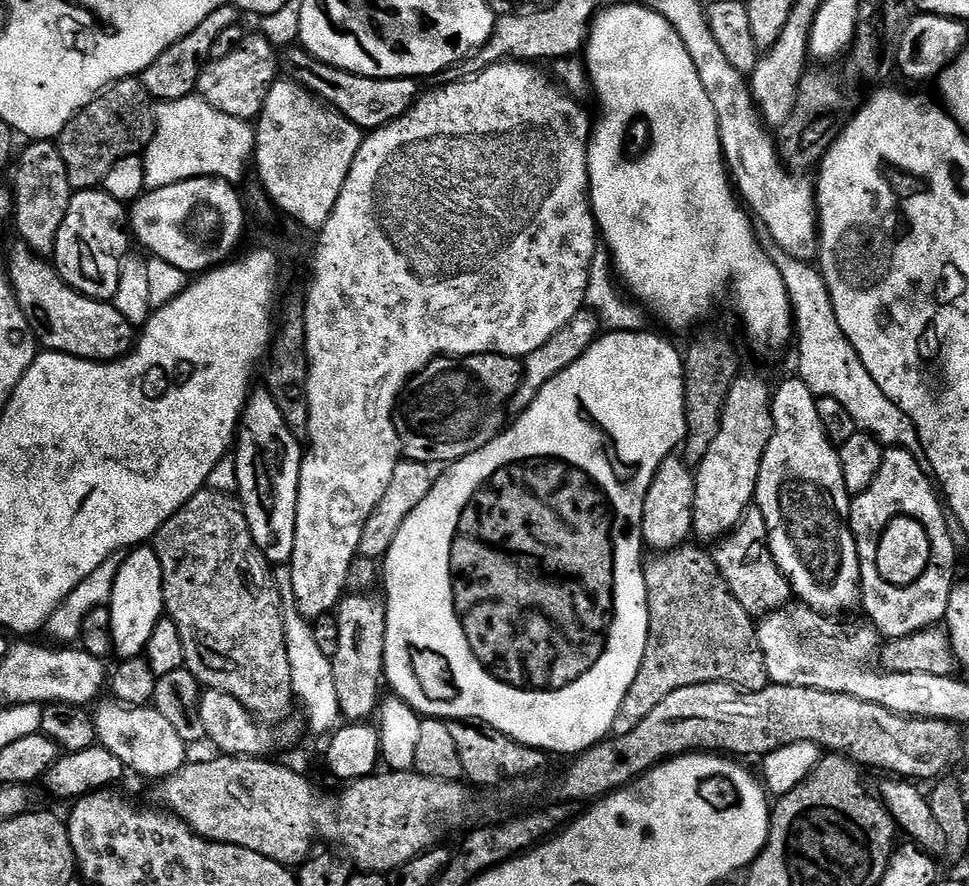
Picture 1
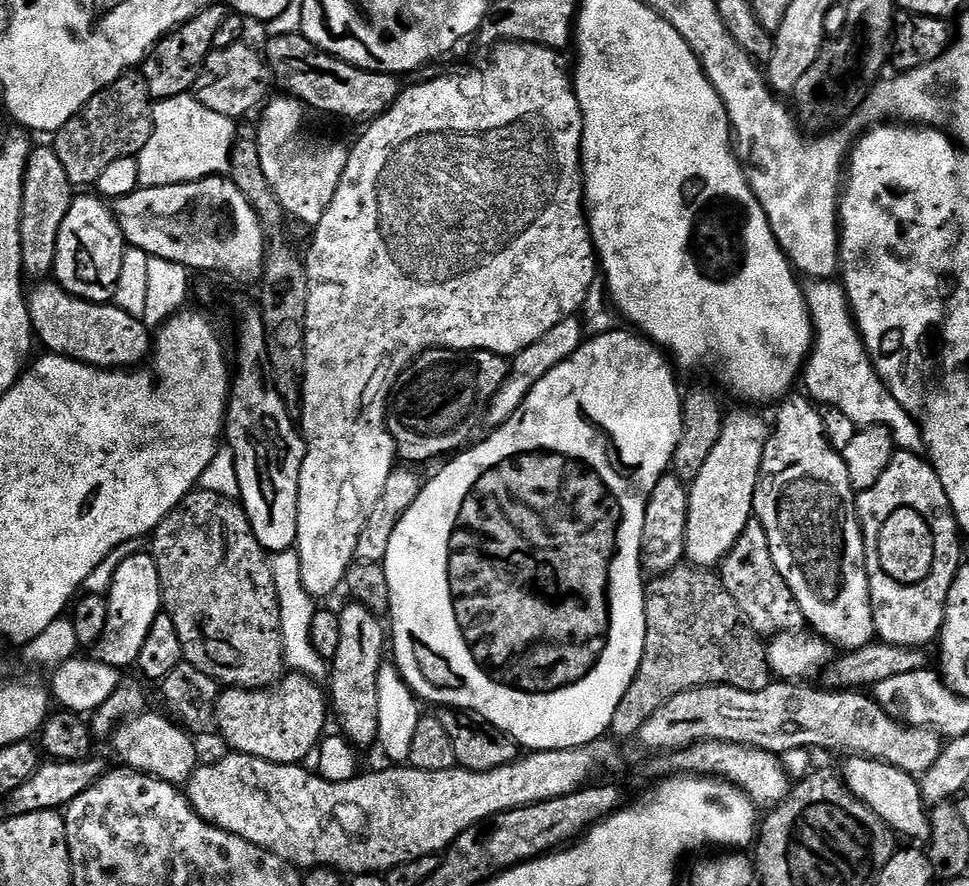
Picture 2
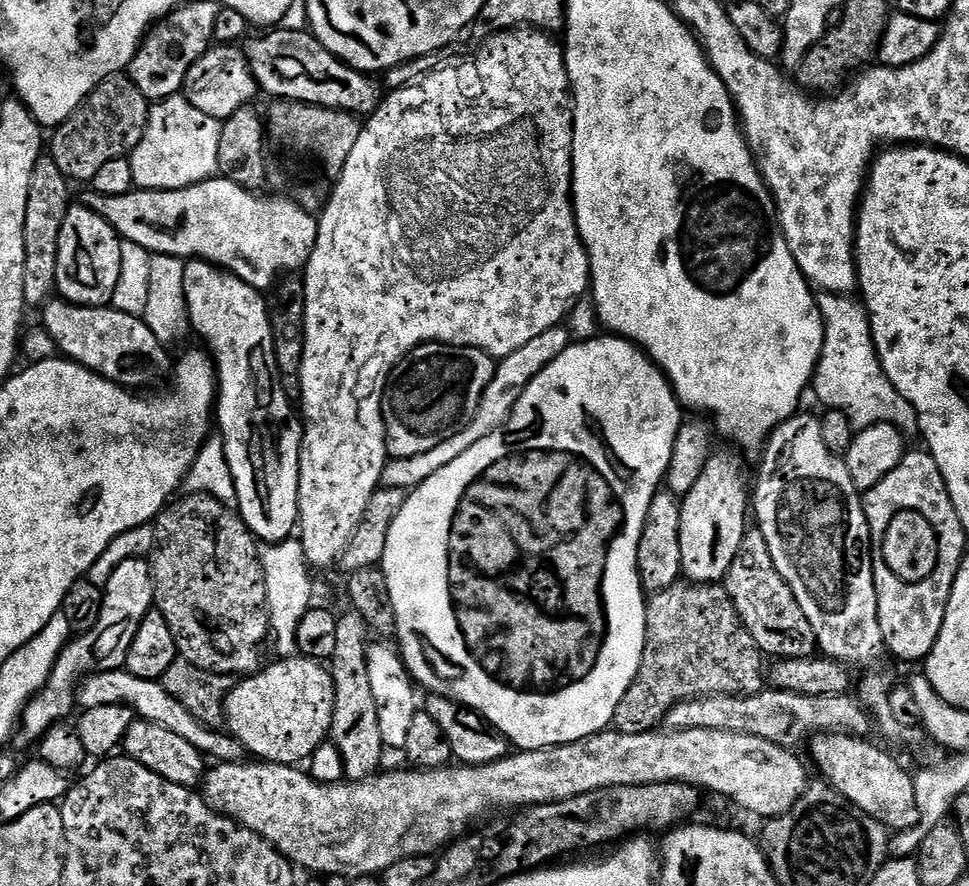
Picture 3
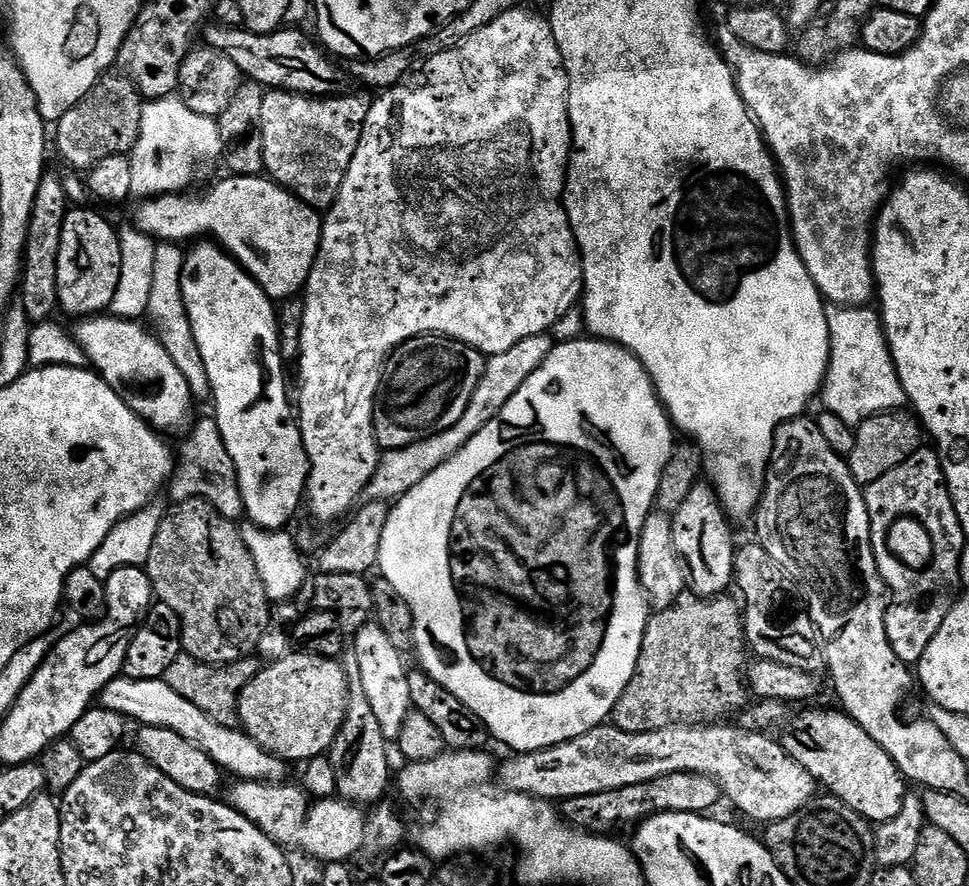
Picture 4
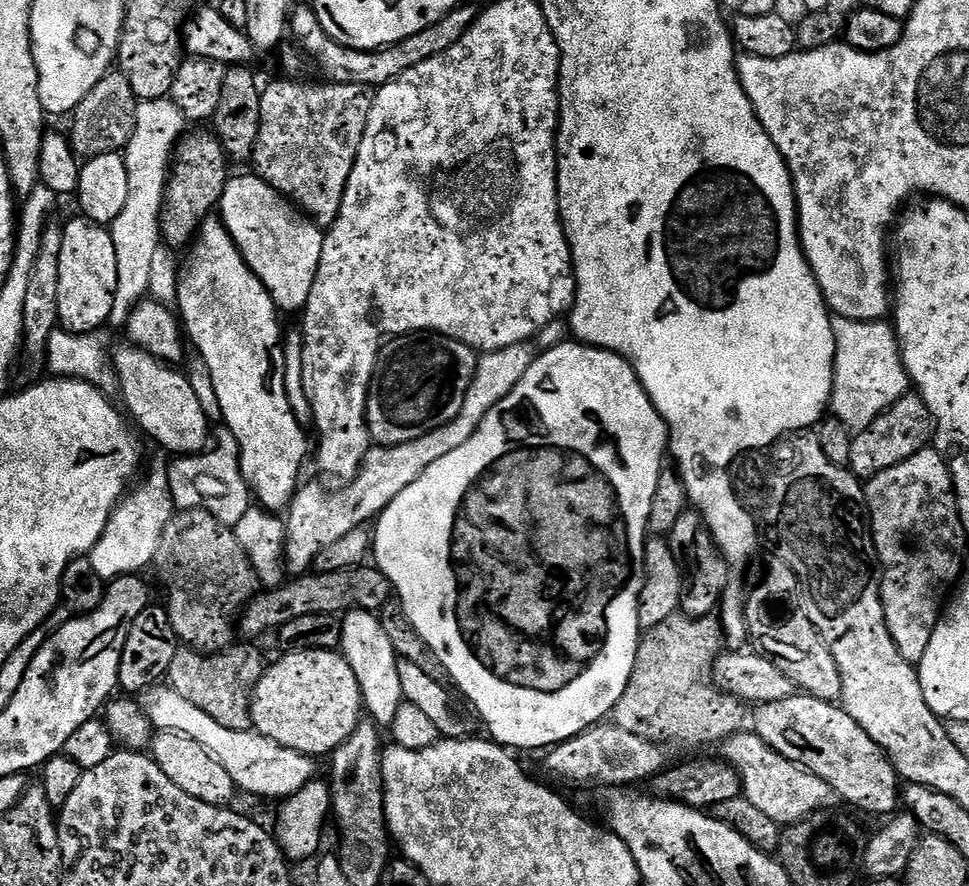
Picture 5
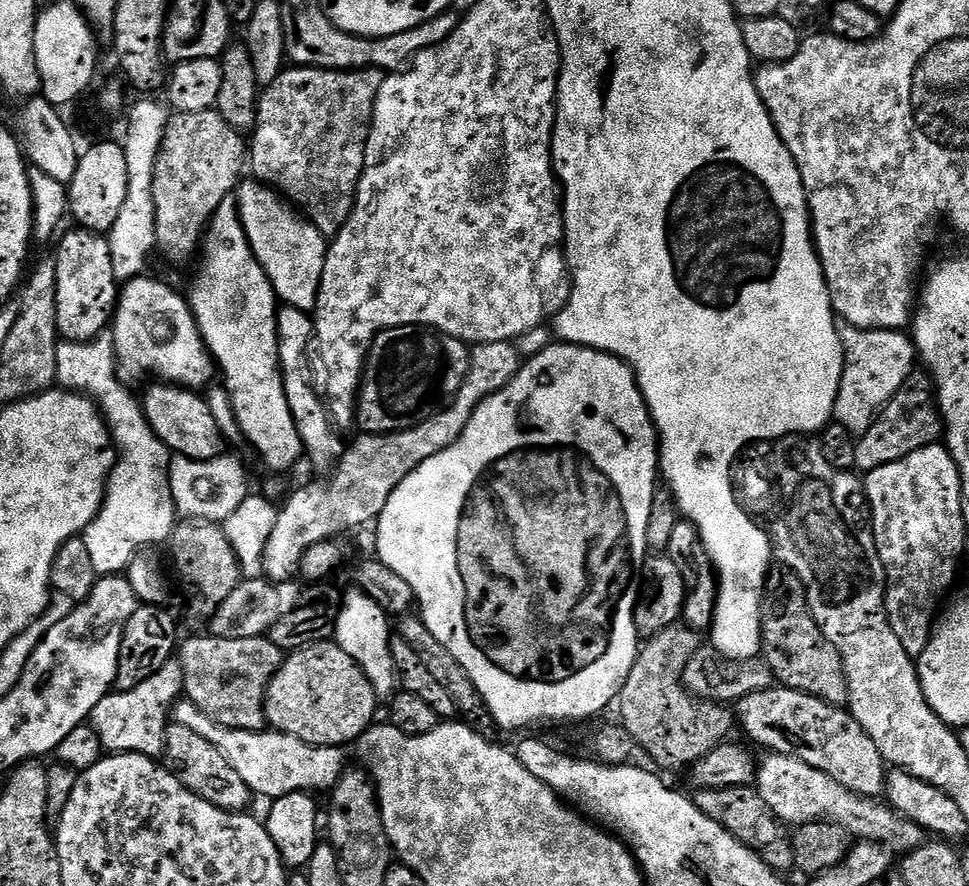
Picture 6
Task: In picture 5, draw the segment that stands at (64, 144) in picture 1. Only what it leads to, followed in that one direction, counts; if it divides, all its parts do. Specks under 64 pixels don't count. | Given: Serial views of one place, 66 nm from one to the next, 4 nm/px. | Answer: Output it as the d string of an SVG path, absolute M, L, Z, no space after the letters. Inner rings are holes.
M119 70L108 71L100 79L98 86L94 86L94 90L90 90L90 94L86 94L86 98L82 98L82 102L78 102L78 106L70 113L72 129L67 130L66 137L76 156L84 160L89 160L98 154L110 154L111 152L123 153L134 134L137 103L134 89L130 87L130 78L126 78L126 74Z

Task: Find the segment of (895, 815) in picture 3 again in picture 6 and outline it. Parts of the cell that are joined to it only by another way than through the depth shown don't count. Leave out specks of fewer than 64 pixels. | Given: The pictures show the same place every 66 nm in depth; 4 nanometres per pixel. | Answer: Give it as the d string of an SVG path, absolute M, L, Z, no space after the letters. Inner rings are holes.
M773 686L766 692L756 692L753 696L747 696L737 700L734 705L734 716L738 721L738 728L745 732L750 739L762 747L768 748L769 753L777 756L793 756L806 766L814 766L814 770L822 770L834 782L846 786L859 796L869 798L880 798L884 796L884 781L886 779L886 765L878 746L870 739L870 734L858 726L858 722L852 716L851 712L843 707L827 704L818 698L814 698L805 692L799 692L793 688L783 686Z

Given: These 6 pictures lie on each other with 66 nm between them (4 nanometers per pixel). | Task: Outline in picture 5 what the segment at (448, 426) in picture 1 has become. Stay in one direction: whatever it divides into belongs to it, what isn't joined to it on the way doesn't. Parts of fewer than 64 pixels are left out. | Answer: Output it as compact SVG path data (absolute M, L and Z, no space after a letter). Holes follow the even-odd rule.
M409 332L406 336L394 336L385 339L380 346L376 372L372 375L372 384L368 387L368 434L373 445L381 448L402 446L402 442L414 442L414 438L422 438L422 434L430 434L430 430L438 430L438 426L446 426L462 410L462 402L466 402L466 390L470 390L470 382L476 377L478 353L475 348L466 346L454 338L444 336L440 332Z

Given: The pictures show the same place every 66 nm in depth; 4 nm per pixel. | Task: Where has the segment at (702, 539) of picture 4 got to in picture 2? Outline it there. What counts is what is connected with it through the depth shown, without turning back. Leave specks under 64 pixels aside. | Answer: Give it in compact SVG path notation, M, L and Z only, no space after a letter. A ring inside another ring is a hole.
M759 411L728 412L724 417L724 429L714 442L710 458L702 466L698 478L690 481L688 501L690 510L686 518L687 563L698 567L715 569L723 564L730 554L734 542L742 538L742 530L754 519L756 487L764 457L764 446L768 443L770 424L759 416Z

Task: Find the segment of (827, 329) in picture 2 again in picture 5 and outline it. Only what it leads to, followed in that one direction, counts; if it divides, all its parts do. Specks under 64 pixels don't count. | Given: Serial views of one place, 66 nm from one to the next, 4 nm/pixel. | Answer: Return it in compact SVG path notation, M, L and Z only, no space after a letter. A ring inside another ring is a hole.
M832 316L832 333L834 334L834 342L836 343L836 361L832 367L832 398L830 401L830 412L833 417L841 420L848 427L852 434L864 432L872 425L875 420L881 416L888 408L893 408L895 404L902 399L903 396L909 395L910 381L908 379L908 371L904 369L904 358L900 355L900 341L896 339L896 329L887 319L882 320L851 320L850 318L842 318L841 316Z

